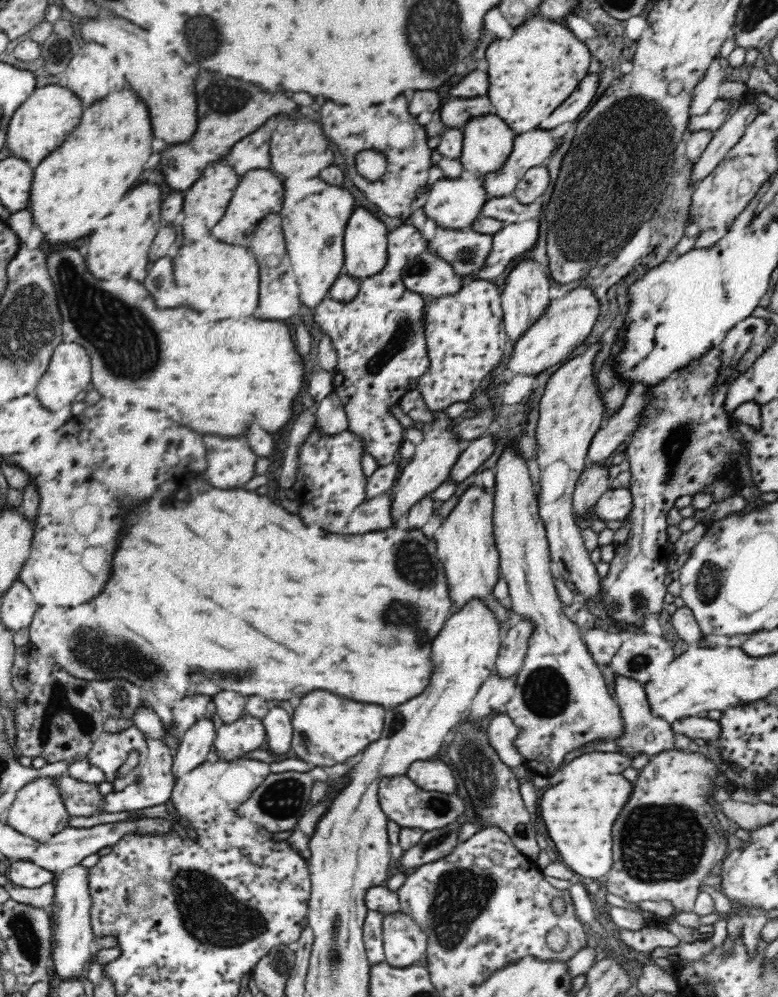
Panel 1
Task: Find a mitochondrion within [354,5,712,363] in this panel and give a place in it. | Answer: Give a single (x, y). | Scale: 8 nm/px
(604, 198)

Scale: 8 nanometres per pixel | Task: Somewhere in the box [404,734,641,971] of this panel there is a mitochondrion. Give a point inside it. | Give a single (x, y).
(461, 896)

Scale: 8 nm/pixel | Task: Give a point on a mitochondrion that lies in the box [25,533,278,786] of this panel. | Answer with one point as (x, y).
(102, 654)

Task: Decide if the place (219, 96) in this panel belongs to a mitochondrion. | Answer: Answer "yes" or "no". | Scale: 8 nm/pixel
yes

